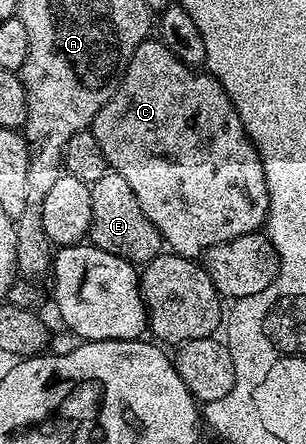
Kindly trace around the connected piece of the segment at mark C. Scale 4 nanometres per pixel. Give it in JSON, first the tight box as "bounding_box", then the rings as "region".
{"bounding_box":[90,38,269,260],"region":[[[148,38],[133,53],[129,65],[123,74],[123,80],[119,82],[119,88],[105,101],[101,113],[92,121],[90,131],[97,137],[97,145],[101,145],[101,153],[105,153],[105,161],[108,168],[115,171],[125,181],[129,181],[129,189],[133,189],[137,202],[141,204],[141,209],[145,209],[145,217],[153,221],[153,225],[161,233],[164,244],[174,254],[184,255],[186,259],[198,260],[206,256],[209,249],[215,245],[221,245],[225,241],[233,241],[242,235],[254,235],[266,224],[267,210],[269,209],[269,193],[267,192],[267,182],[265,173],[261,165],[261,157],[257,149],[251,144],[251,138],[245,133],[241,125],[241,117],[237,117],[237,109],[233,101],[225,93],[225,89],[210,73],[203,69],[186,67],[173,53],[169,53],[167,46],[159,42],[158,38]]]}

